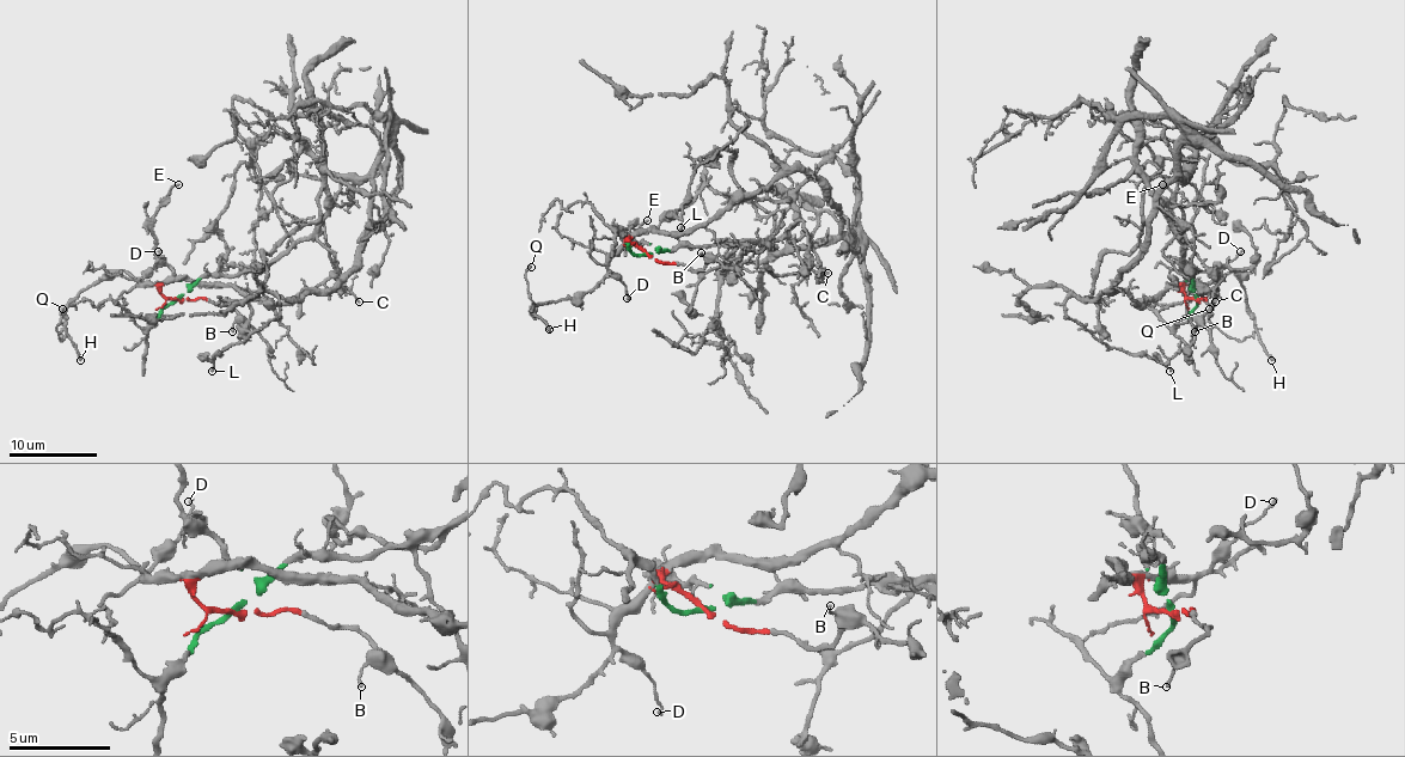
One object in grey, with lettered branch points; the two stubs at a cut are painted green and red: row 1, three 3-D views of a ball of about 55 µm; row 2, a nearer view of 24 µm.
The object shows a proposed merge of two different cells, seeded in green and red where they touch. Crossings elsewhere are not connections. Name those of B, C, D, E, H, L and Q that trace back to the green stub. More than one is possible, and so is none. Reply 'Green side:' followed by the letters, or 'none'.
Green side: C, E

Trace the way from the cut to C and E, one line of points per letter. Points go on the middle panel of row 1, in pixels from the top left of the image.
C: (646, 255), (672, 248), (780, 239), (793, 224), (802, 221), (808, 242), (808, 266), (829, 273)
E: (646, 255), (657, 250), (643, 242), (622, 239), (622, 231), (637, 229), (648, 220)

